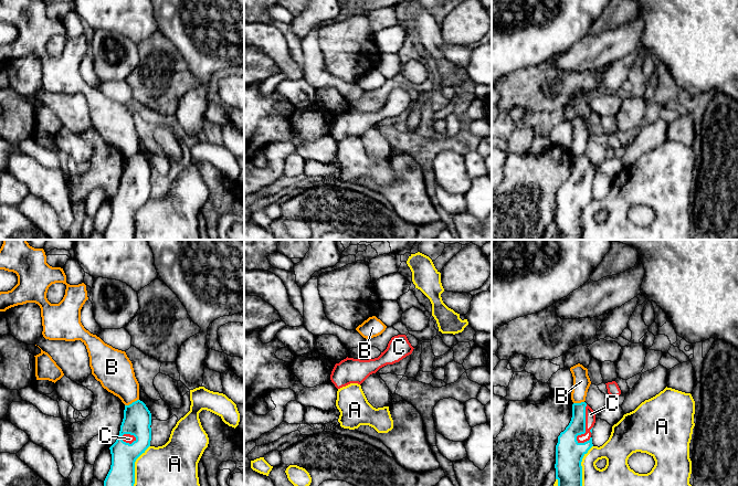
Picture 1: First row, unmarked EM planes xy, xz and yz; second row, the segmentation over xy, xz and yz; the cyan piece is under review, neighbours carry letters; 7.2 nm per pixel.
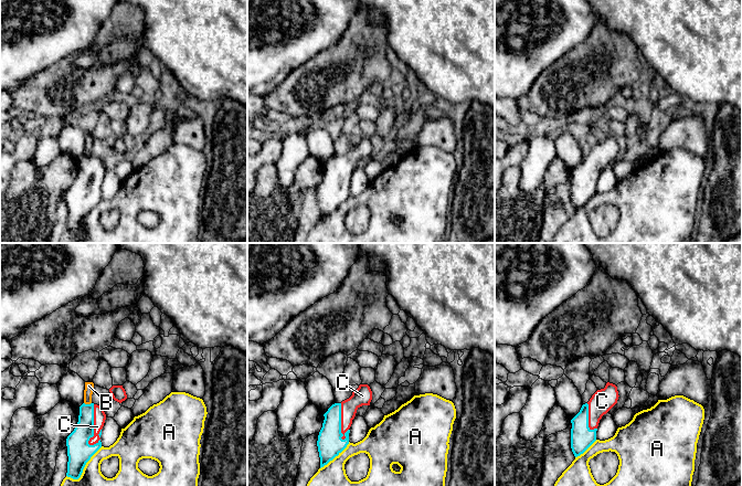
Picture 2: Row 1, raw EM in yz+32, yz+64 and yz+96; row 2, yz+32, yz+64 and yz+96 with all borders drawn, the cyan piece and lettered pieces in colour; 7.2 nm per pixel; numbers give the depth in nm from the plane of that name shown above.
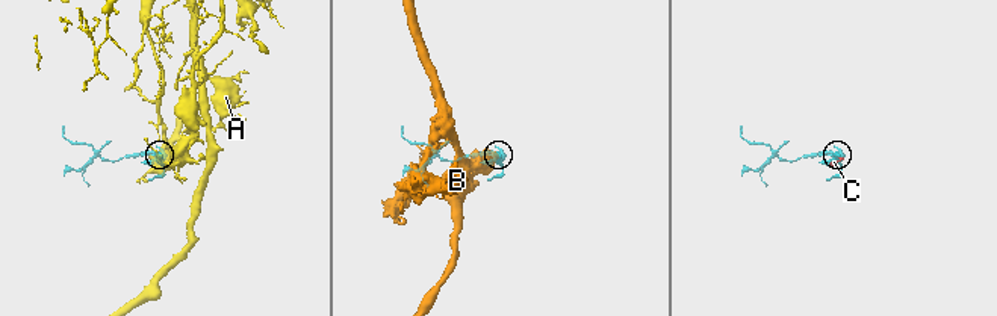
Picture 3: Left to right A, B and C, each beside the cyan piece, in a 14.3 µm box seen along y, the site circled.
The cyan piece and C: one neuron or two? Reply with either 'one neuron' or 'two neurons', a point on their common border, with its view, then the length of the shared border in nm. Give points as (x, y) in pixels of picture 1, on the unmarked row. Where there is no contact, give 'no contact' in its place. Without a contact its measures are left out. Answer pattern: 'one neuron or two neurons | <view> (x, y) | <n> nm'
one neuron | yz (584, 178) | 300 nm

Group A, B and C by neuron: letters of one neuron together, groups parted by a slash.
A / B / C

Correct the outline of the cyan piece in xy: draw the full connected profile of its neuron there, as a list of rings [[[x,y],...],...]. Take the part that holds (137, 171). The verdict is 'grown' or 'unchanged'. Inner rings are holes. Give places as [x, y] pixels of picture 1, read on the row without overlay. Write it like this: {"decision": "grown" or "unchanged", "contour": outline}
{"decision": "grown", "contour": [[[143,154],[125,158],[119,188],[109,200],[112,218],[104,240],[134,240],[135,214],[150,199],[150,178],[151,166]]]}

